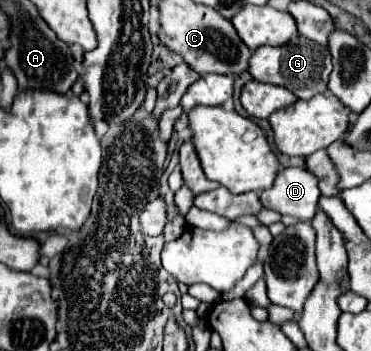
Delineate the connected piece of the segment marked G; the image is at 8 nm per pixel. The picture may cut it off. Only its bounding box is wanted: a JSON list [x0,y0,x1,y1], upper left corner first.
[248,39,332,99]

